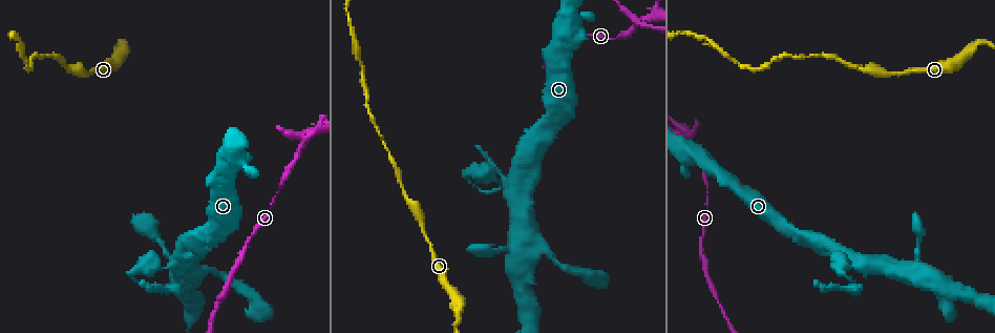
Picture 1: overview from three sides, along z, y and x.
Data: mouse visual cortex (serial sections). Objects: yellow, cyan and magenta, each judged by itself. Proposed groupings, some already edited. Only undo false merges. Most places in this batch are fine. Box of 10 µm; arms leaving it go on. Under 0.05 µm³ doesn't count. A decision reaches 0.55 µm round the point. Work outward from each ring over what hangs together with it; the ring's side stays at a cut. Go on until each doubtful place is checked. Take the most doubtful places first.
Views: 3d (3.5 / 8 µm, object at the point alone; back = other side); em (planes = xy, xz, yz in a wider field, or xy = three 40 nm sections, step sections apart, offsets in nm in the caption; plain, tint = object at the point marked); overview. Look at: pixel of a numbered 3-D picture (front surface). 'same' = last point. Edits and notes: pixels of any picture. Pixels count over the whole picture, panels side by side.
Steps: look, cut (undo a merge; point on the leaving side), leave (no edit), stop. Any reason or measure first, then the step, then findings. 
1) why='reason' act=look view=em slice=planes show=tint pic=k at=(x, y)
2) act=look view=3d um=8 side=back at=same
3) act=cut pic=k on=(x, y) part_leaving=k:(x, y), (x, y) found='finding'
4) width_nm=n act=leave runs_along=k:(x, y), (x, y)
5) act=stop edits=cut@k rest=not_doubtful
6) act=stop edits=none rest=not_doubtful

why='sharp bend' act=look view=3d um=8 pic=1 at=(638, 22)

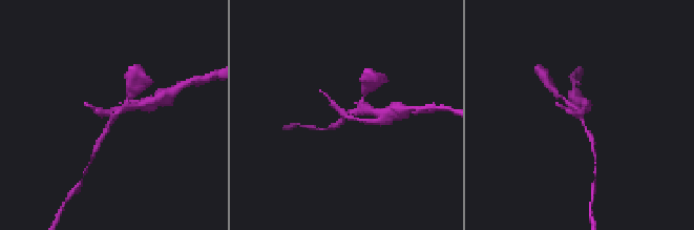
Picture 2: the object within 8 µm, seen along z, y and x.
why='closer look' act=look view=3d um=3.5 at=same

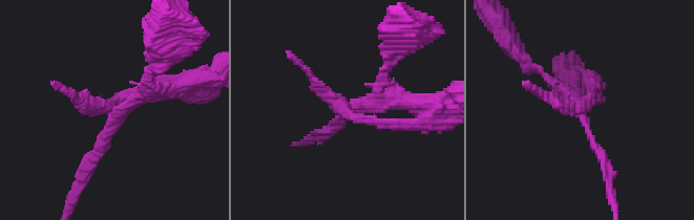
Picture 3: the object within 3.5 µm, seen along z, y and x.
why='now the EM' act=look view=em slice=xy step=2 show=tint pic=3 at=(115, 118)

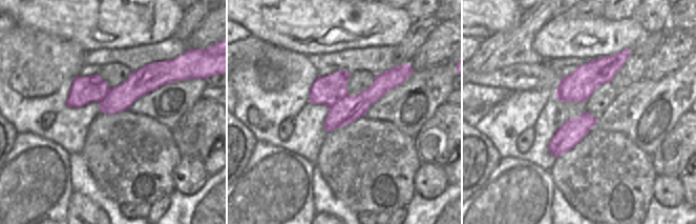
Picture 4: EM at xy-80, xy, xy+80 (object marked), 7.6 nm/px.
arms=4 act=leave runs_along=4:(167, 78), (68, 103) found='continuous, no second cell'

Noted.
why='thin neck' act=look view=3d um=3.5 pic=1 at=(855, 258)

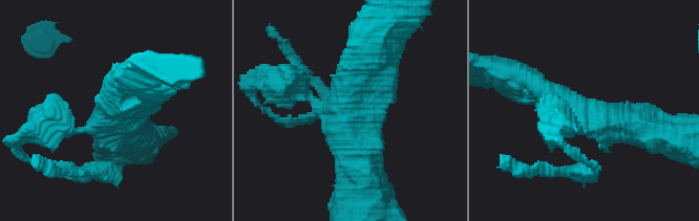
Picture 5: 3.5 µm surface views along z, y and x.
why='now the EM' act=look view=em slice=xy step=2 show=tint pic=5 at=(350, 111)

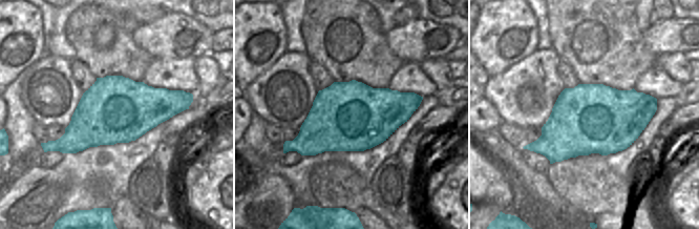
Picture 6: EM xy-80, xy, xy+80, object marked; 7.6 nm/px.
act=leave runs_along=5:(530, 79), (589, 117), (649, 130) found='one cell here'

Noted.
why='thick turns thin' act=look view=3d um=8 pic=1 at=(132, 273)

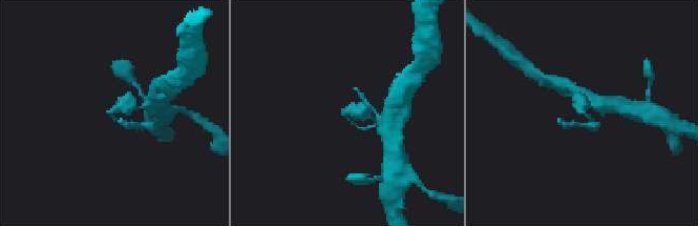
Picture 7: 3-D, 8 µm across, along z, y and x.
act=look view=3d um=3.5 at=same

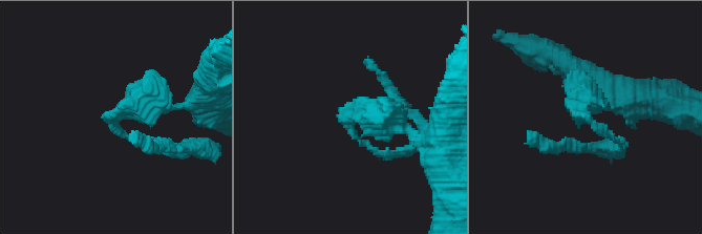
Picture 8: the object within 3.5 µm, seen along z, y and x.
arm_widths_nm=100,300 why='now the EM' act=look view=em slice=planes show=tint pic=8 at=(351, 114)

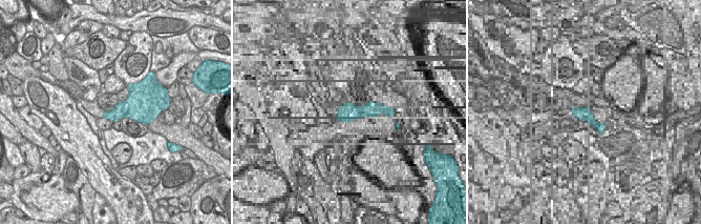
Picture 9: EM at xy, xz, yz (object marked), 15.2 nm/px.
act=cut pic=8 on=(398, 152) part_leaving=8:(127, 135), (144, 145), (176, 148) found='a second cell is stuck on'

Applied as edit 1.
act=stop edits=cut@8 rest=not_doubtful

